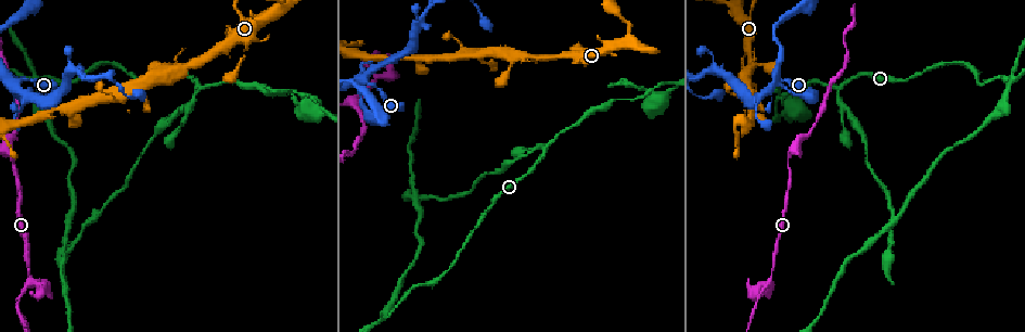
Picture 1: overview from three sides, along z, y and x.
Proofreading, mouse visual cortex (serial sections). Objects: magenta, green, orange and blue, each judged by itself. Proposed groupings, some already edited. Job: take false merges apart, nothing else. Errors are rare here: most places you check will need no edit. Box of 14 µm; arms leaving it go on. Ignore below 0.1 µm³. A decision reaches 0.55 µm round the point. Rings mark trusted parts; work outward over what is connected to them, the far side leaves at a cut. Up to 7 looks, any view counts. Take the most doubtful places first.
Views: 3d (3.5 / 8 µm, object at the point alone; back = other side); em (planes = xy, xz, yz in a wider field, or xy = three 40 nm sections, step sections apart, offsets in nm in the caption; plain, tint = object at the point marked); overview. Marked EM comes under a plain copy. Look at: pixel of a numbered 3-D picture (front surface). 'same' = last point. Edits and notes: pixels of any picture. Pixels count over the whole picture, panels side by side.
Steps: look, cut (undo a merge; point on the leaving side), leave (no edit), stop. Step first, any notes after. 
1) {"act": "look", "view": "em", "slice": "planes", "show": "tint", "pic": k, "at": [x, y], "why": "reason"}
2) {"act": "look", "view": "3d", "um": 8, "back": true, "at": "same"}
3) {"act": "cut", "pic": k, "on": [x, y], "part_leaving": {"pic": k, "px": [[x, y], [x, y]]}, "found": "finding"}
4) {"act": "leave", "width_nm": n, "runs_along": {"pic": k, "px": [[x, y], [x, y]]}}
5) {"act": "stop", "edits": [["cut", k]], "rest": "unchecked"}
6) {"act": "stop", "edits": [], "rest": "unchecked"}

{"act": "look", "view": "3d", "um": 3.5, "pic": 1, "at": [1009, 79], "why": "four arms meet"}

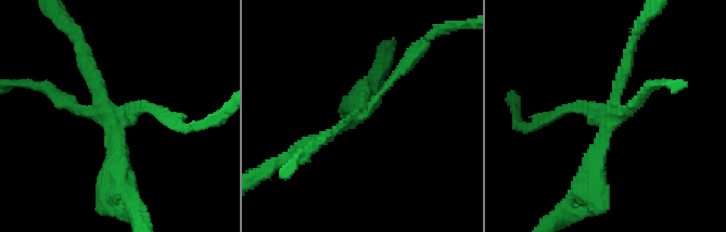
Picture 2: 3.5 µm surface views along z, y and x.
{"act": "look", "view": "em", "slice": "xy", "step": 2, "show": "tint", "pic": 2, "at": [124, 119], "arms": 4, "arm_widths_nm": [150, 150, 200, 300], "why": "now the EM"}

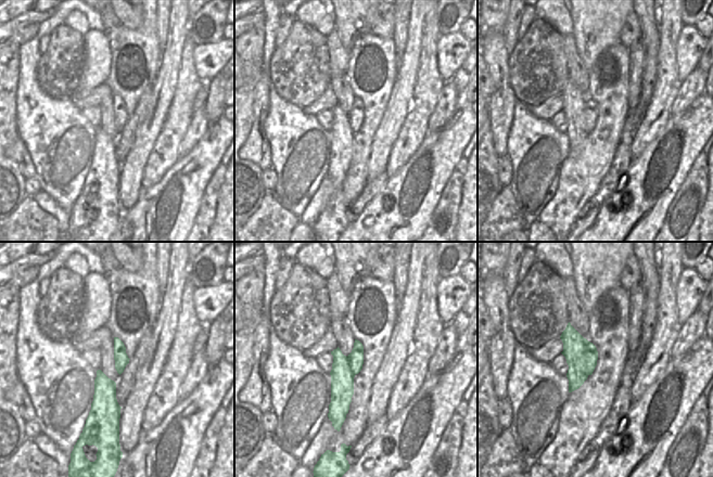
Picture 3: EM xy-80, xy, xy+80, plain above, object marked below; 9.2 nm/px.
{"act": "cut", "pic": 2, "on": [118, 159], "part_leaving": {"pic": 2, "px": [[119, 124], [115, 147], [136, 210]]}, "found": "two cells meet here"}

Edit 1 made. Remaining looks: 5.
{"act": "look", "view": "3d", "um": 3.5, "pic": 1, "at": [544, 148], "why": "a fork"}

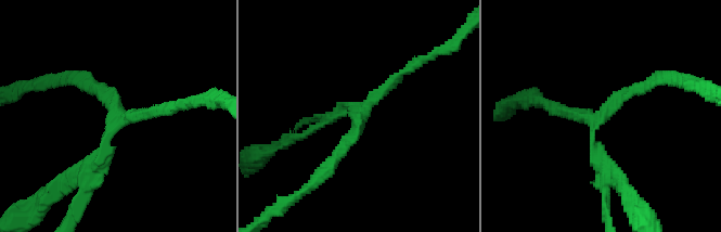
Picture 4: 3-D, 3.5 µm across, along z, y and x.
{"act": "look", "view": "em", "slice": "xy", "step": 5, "show": "tint", "pic": 4, "at": [602, 114]}

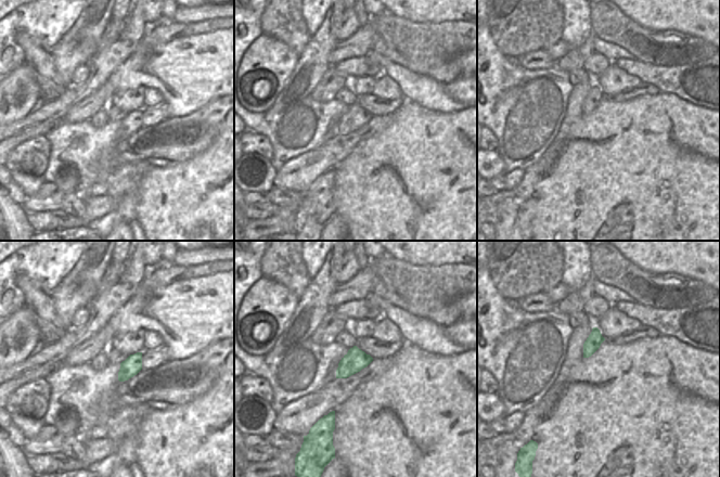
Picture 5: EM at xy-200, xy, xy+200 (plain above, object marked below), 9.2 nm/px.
{"act": "cut", "pic": 4, "on": [291, 140], "width_nm": 220, "part_leaving": {"pic": 4, "px": [[345, 110], [278, 145]]}, "found": "two cells meet here"}

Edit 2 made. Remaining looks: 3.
{"act": "look", "view": "overview", "why": "redraw"}

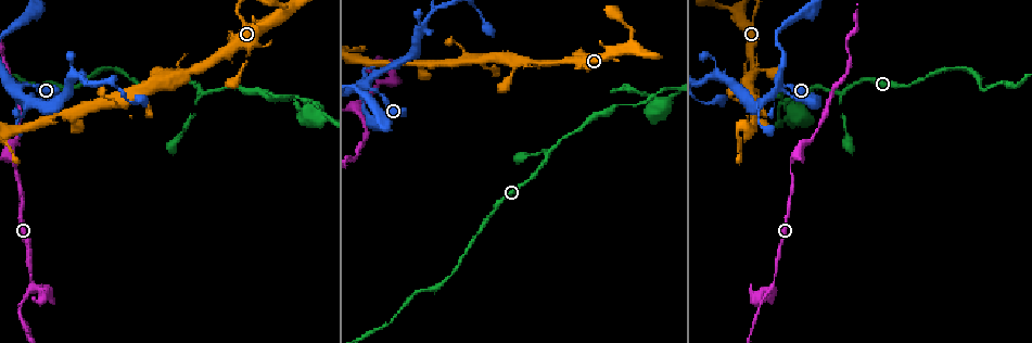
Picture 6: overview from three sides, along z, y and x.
{"act": "look", "view": "3d", "um": 3.5, "pic": 6, "at": [18, 91], "why": "thin neck"}

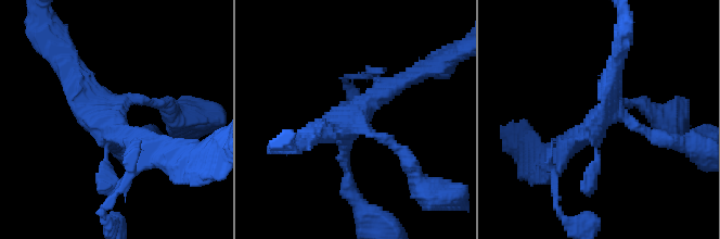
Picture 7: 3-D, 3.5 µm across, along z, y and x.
{"act": "look", "view": "em", "slice": "xy", "step": 1, "show": "tint", "pic": 7, "at": [600, 115]}

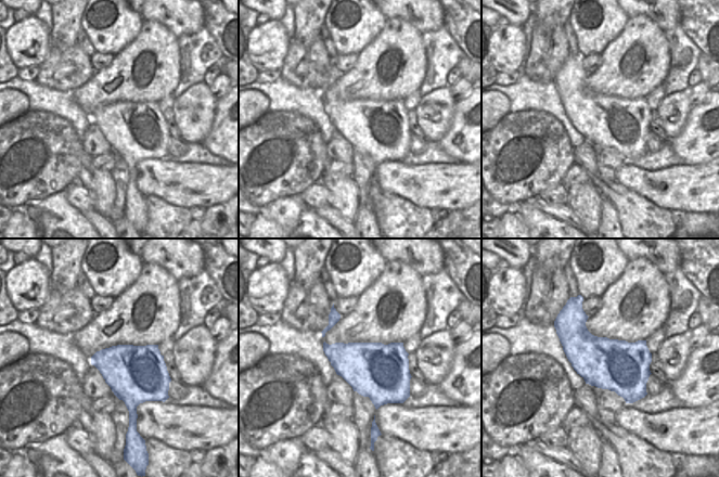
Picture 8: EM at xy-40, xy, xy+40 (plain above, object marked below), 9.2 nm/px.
{"act": "leave", "runs_along": {"pic": 7, "px": [[643, 104], [609, 101], [563, 148]]}, "found": "all the same cell"}

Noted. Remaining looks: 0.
{"act": "stop", "edits": [["cut", 2], ["cut", 4]], "rest": "unchecked"}

